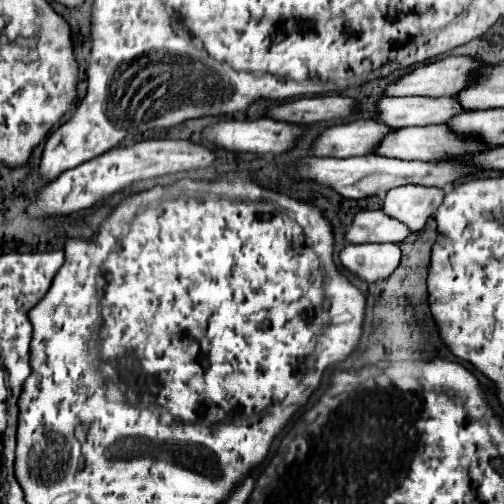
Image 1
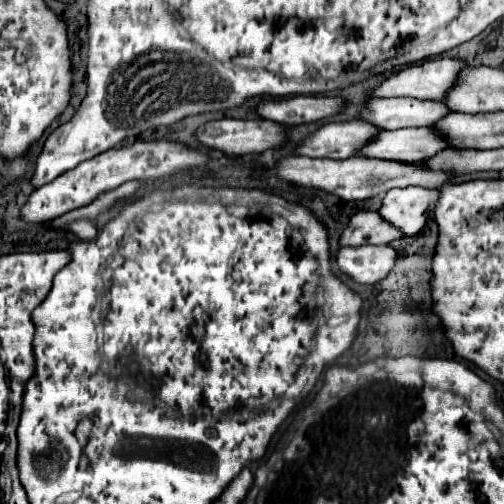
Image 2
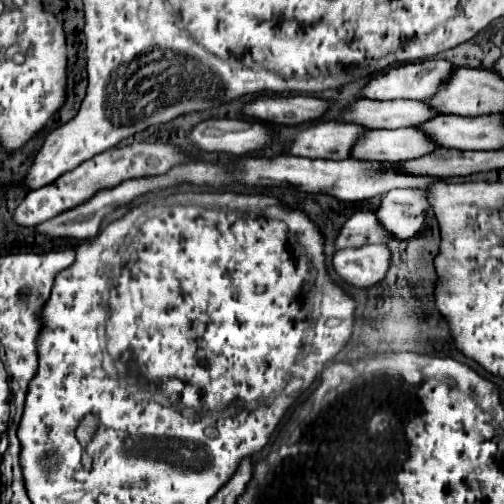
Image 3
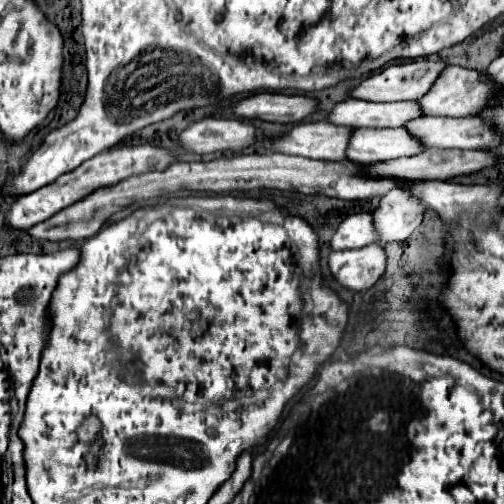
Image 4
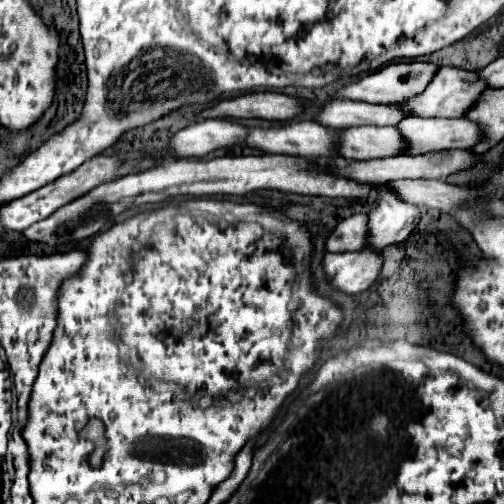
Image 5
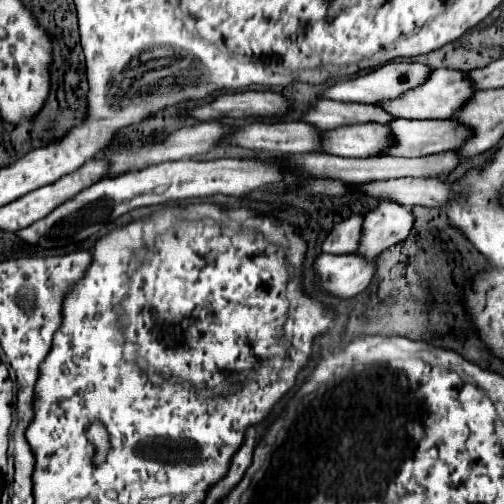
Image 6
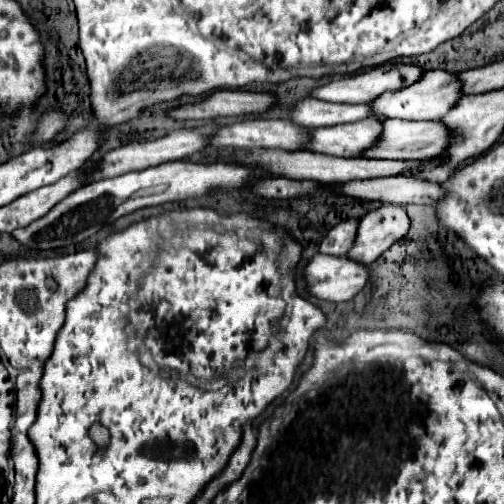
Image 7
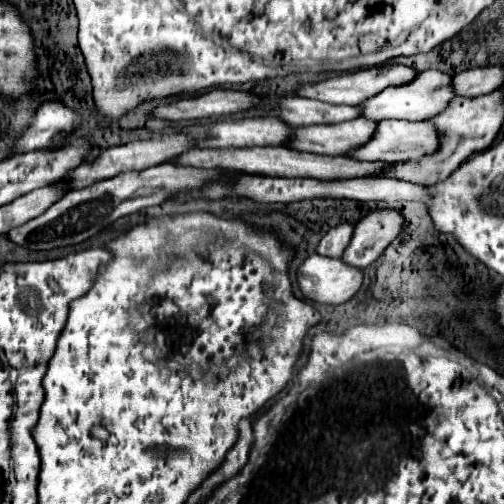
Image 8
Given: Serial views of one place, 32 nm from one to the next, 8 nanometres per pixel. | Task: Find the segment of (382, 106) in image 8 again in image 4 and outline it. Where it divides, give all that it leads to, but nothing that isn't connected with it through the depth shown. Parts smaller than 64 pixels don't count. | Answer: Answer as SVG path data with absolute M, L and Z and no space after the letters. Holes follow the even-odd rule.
M446 66L444 72L436 78L434 86L420 100L416 100L416 104L420 106L424 116L452 116L452 118L472 116L488 104L488 98L494 92L500 92L500 90L502 88L492 84L484 72L476 72L460 66Z

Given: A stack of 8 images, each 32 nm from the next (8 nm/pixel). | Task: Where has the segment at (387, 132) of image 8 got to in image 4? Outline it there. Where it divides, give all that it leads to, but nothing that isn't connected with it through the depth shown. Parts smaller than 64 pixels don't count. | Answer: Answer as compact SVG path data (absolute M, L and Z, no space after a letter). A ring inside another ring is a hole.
M424 116L424 118L416 118L410 120L408 124L404 124L404 128L416 136L416 140L420 140L420 144L430 150L430 148L462 148L462 150L492 150L500 144L500 136L496 132L492 132L490 124L484 120L476 120L476 118L442 118L442 116Z

